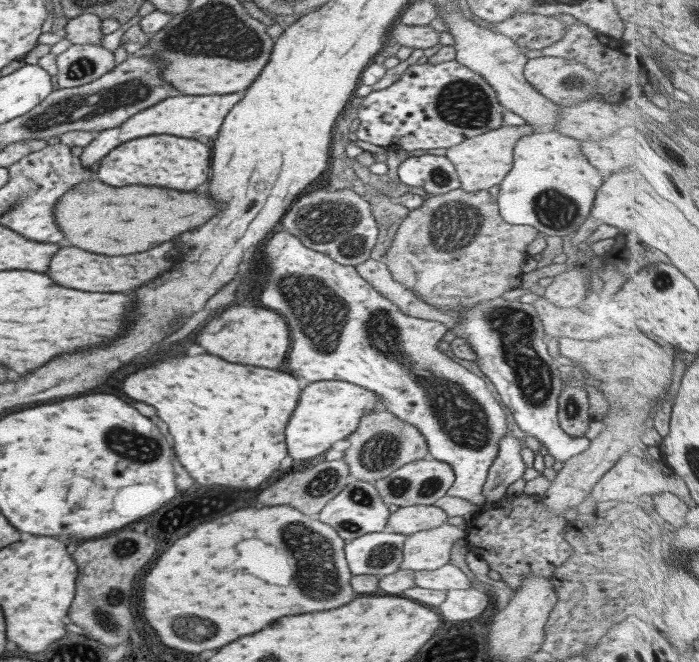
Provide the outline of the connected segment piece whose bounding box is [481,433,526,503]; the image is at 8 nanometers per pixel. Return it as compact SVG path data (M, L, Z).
M507 433L498 443L498 449L498 456L492 463L487 481L481 490L485 503L494 501L498 495L503 495L507 486L522 478L526 468L520 455L521 443L518 438Z

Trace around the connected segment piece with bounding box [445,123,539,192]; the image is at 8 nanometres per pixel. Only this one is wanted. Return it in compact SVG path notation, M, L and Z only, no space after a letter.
M503 124L500 128L489 130L484 134L466 139L464 142L446 149L446 158L449 158L458 173L461 187L468 192L487 191L488 188L500 184L502 179L510 172L513 162L513 150L518 140L523 136L530 136L532 132L538 131L534 125Z

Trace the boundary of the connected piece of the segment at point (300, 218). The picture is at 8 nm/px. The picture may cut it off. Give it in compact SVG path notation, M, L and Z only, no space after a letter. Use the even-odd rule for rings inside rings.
M330 186L314 190L296 199L279 221L278 227L297 236L304 246L327 254L332 260L340 264L352 266L370 259L373 246L377 243L379 237L377 220L369 202L364 201L358 193L351 189L346 188L337 191Z

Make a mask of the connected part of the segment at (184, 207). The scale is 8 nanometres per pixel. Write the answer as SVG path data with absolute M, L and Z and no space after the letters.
M94 180L66 192L66 196L60 198L54 216L72 246L94 254L124 256L146 252L162 242L170 242L182 232L202 226L216 212L218 204L214 204L210 194L174 192L156 186L110 188L100 180Z

